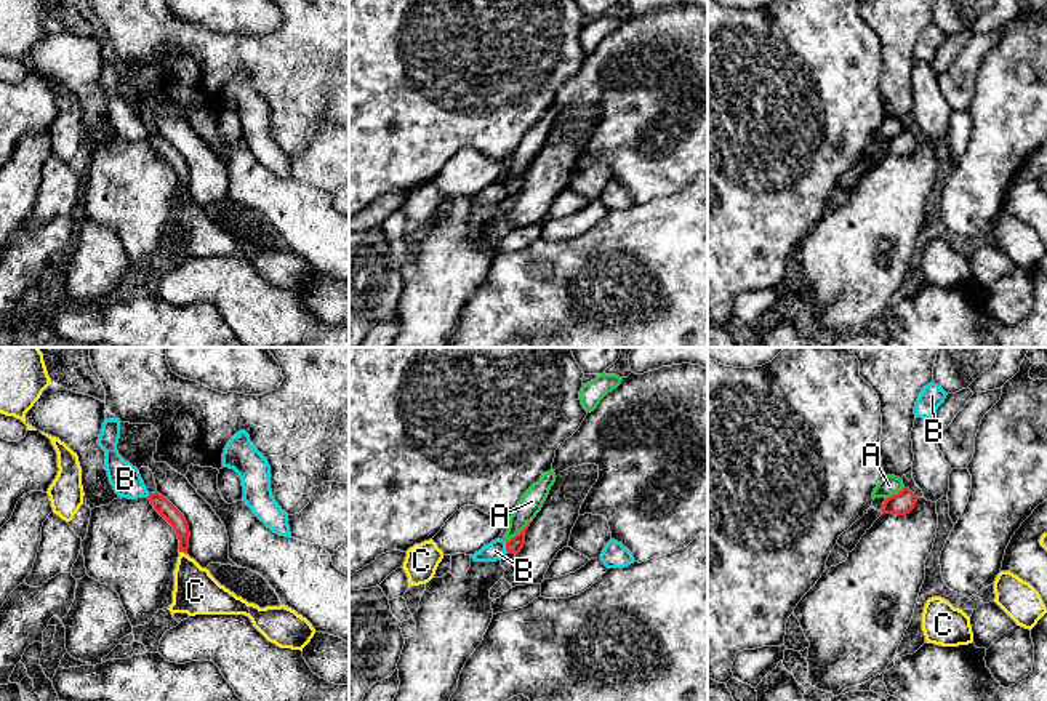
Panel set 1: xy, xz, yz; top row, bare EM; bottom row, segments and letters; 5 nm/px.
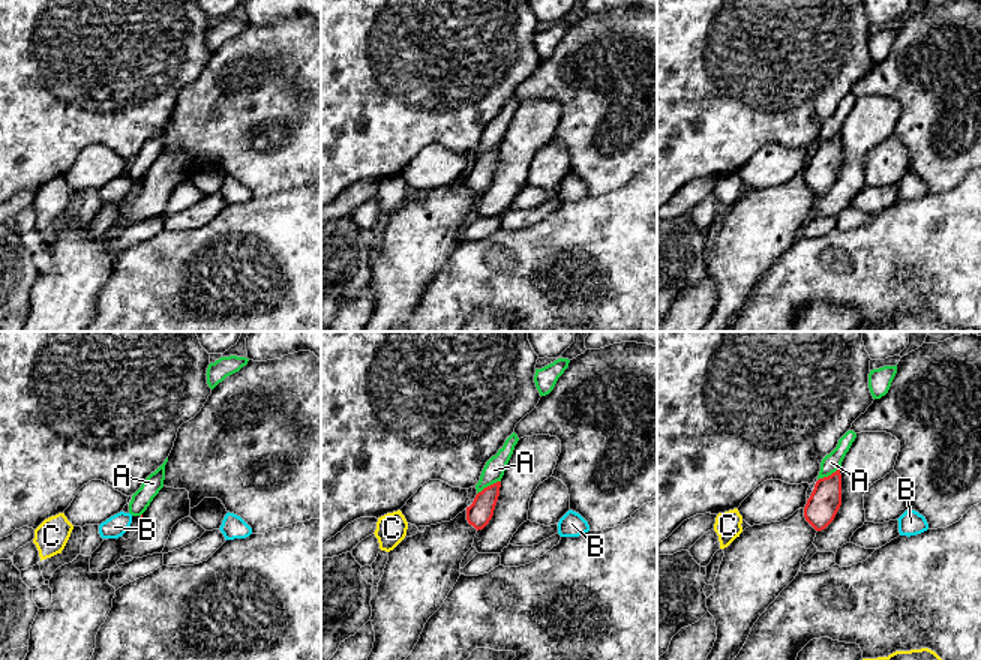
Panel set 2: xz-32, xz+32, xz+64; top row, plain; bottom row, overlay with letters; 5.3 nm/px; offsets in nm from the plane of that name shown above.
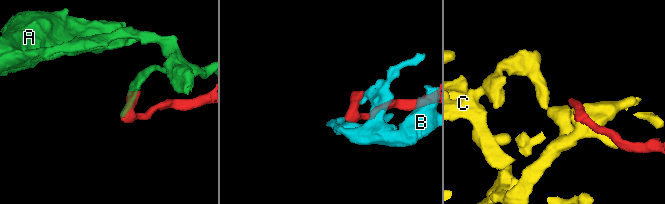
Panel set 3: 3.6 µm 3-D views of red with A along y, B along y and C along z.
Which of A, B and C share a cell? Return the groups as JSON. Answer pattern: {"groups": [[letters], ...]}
{"groups": [["A", "B"], ["C"]]}

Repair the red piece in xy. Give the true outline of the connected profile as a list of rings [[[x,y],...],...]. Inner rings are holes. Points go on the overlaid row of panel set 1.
[[[149,493],[147,499],[154,509],[173,527],[179,539],[179,552],[187,554],[189,549],[189,527],[184,515],[160,493]]]

